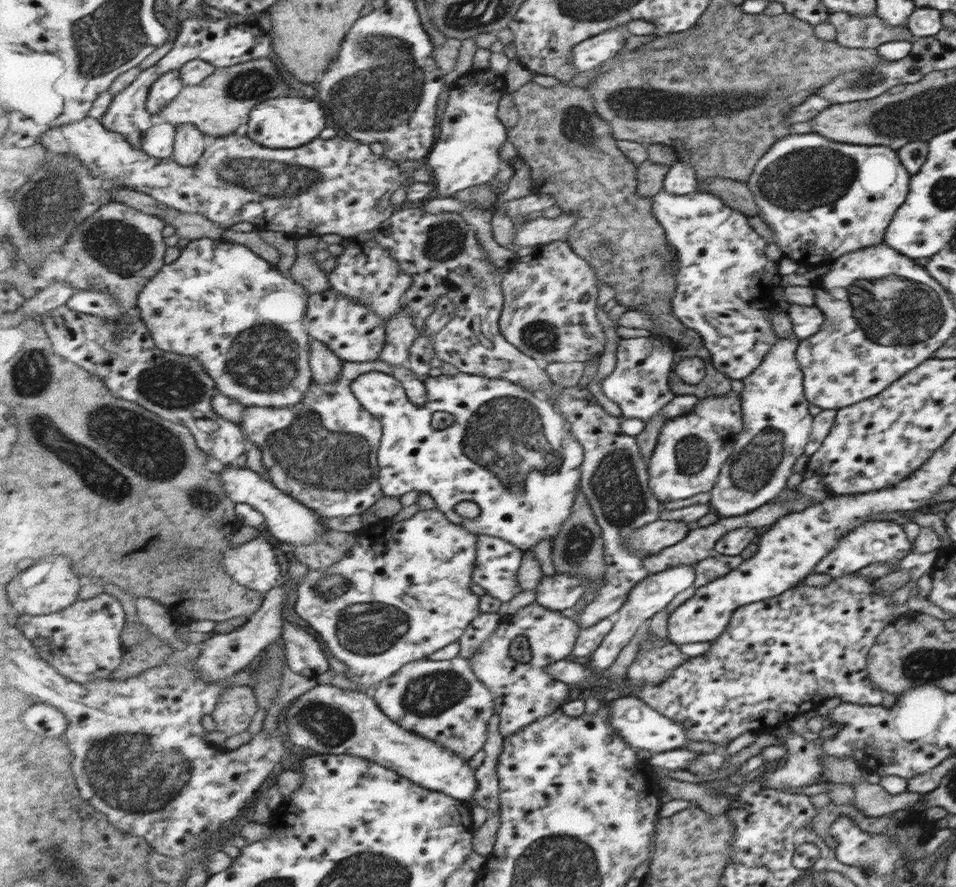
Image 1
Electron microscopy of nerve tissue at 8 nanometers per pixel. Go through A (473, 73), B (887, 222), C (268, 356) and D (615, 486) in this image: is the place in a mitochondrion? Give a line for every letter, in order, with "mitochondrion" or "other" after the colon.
A: other
B: other
C: mitochondrion
D: mitochondrion

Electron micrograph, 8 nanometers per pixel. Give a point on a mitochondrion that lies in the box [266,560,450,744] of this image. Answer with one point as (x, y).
(369, 628)

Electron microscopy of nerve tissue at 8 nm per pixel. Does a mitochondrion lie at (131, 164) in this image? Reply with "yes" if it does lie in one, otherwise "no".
no

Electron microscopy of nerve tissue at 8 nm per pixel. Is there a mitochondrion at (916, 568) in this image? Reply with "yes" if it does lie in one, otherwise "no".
no

